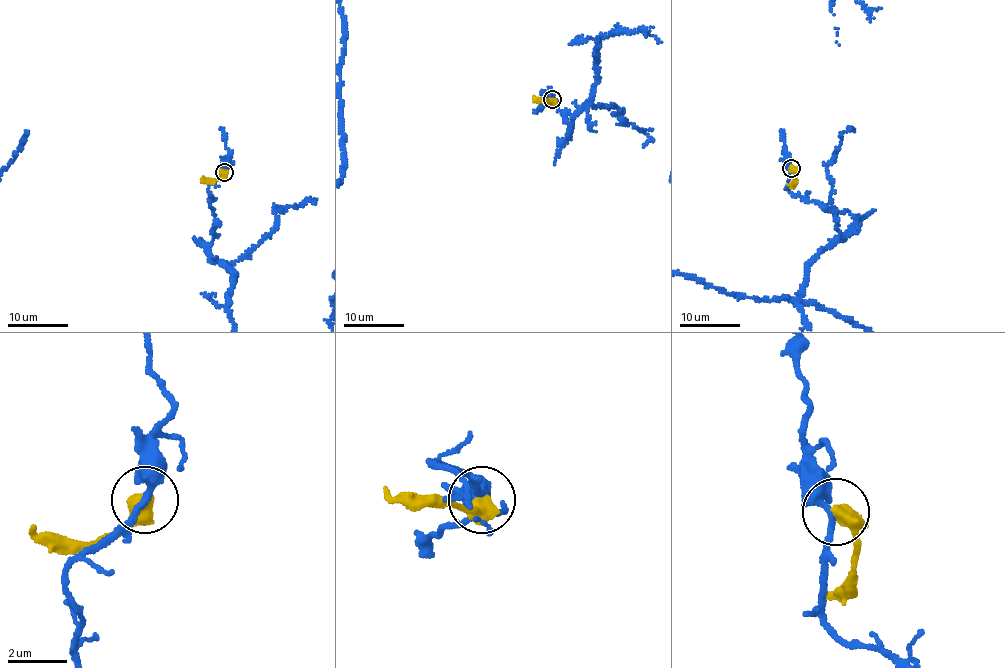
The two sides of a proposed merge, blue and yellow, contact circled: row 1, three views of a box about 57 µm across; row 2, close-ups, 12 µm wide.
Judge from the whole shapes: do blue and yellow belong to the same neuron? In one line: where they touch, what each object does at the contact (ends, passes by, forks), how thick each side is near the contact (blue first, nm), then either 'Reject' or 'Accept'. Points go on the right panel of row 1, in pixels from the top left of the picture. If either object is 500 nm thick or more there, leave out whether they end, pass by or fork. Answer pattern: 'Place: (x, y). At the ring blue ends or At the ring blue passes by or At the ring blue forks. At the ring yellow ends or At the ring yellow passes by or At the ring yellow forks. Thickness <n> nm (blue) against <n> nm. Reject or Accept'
Place: (791, 168). Thickness 340 nm (blue) against 600 nm. Reject

